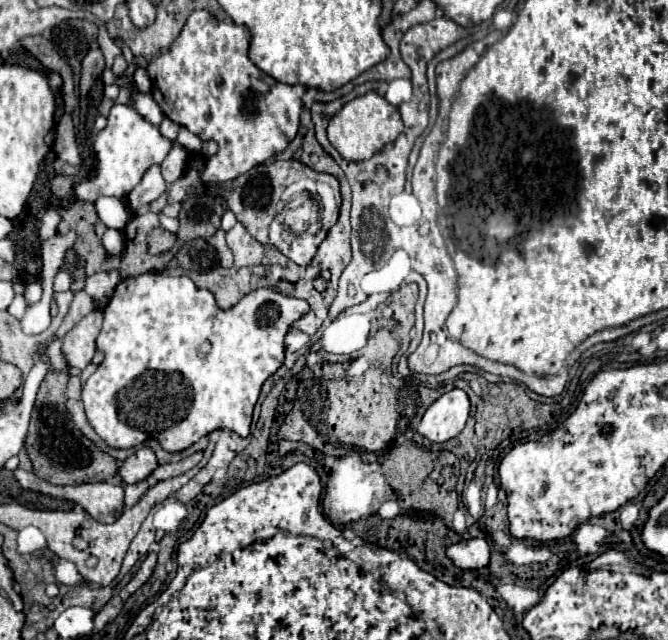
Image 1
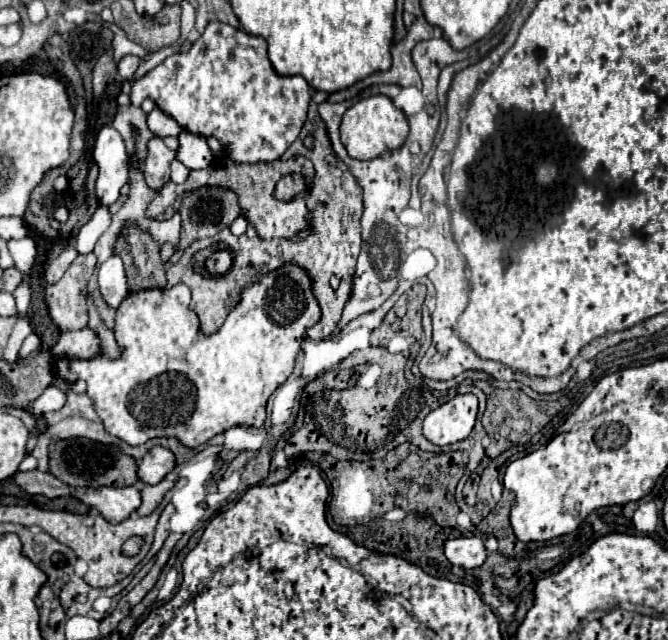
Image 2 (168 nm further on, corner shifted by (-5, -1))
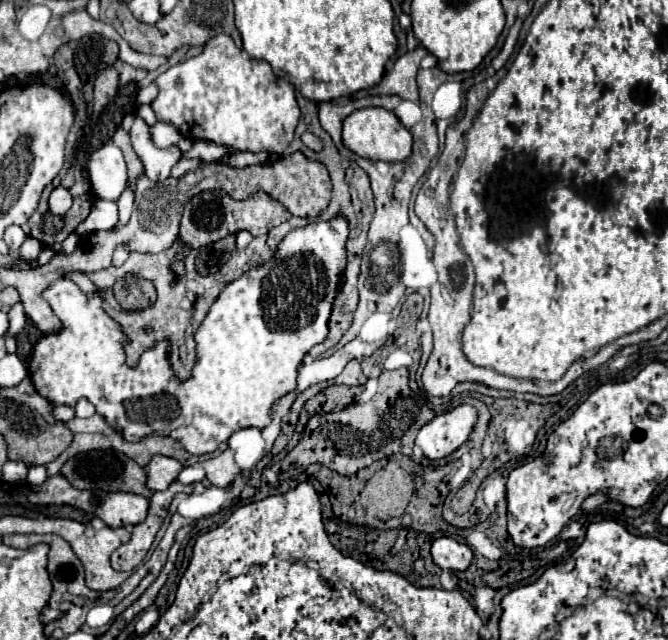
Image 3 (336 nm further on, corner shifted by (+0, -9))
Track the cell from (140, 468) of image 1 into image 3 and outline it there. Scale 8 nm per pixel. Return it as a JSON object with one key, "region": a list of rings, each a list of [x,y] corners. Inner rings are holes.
{"region":[[[153,456],[153,460],[147,464],[147,488],[157,492],[169,488],[171,482],[177,480],[179,472],[183,470],[181,462],[169,456]]]}

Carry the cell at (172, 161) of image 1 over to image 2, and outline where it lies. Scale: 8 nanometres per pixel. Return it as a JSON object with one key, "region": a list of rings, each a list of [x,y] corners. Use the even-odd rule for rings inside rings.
{"region":[[[174,160],[170,168],[172,168],[172,182],[174,182],[174,184],[182,184],[182,182],[188,178],[188,172],[190,172],[190,170],[188,170],[182,162]]]}

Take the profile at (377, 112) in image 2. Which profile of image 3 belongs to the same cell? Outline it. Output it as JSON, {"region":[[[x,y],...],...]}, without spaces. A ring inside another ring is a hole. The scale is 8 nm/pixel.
{"region":[[[361,108],[349,114],[343,122],[343,142],[355,154],[369,160],[385,160],[385,162],[403,162],[411,156],[413,136],[399,122],[399,118],[385,108]]]}

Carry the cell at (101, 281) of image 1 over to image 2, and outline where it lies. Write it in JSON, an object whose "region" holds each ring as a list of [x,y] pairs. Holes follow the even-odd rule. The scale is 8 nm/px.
{"region":[[[110,256],[98,268],[98,288],[104,302],[110,308],[118,308],[118,304],[128,296],[128,284],[122,260],[118,256]]]}

